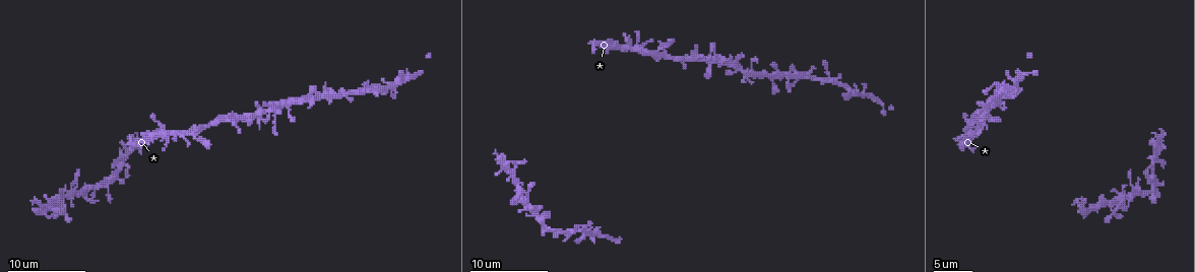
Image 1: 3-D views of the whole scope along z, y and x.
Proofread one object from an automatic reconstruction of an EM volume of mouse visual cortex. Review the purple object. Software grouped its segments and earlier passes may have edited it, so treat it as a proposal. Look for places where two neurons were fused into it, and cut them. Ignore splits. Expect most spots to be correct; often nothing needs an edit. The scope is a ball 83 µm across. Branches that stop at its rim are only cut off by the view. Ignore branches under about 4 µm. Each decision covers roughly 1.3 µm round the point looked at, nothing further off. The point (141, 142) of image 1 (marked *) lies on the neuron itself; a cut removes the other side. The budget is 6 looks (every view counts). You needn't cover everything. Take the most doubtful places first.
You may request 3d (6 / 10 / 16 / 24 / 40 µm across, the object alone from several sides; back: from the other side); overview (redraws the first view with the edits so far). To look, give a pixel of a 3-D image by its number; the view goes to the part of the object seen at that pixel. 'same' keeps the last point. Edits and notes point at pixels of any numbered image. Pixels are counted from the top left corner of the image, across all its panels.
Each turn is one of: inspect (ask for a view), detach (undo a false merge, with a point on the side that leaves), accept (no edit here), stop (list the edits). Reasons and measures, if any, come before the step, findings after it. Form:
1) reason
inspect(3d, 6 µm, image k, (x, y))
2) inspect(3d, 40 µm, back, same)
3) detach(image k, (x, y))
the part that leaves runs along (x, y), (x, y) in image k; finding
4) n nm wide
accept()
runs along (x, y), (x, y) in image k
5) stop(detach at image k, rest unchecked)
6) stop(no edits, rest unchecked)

three arms meet
inspect(3d, 6 µm, image 1, (112, 175))

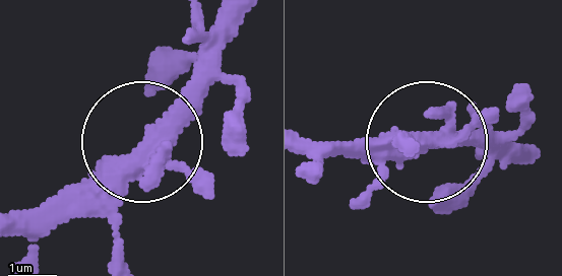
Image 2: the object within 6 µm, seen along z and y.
370 nm wide
accept()
all the same neuron

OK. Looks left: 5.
calibre changes
inspect(3d, 10 µm, image 1, (1160, 140))

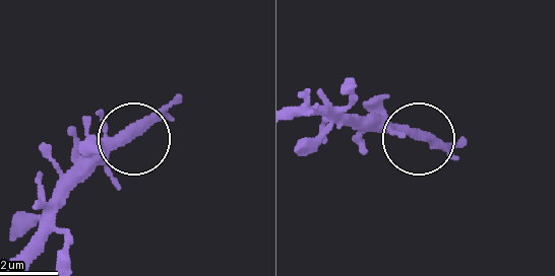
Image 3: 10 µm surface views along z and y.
zoom in
inspect(3d, 6 µm, image 3, (415, 134))

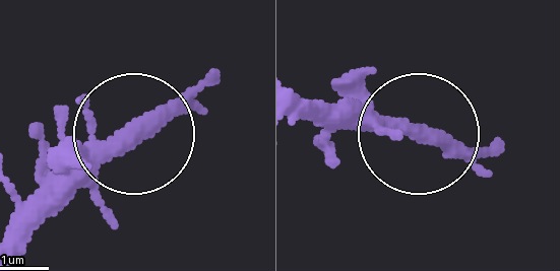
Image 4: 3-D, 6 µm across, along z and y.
accept()
runs along (15, 255), (132, 137) in image 4; one neuron here

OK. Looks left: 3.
a narrow waist
inspect(3d, 6 µm, image 1, (715, 59))

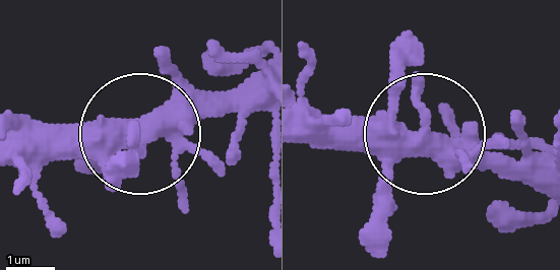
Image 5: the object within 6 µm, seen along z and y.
5 arms
accept()
runs along (309, 132), (430, 132), (523, 176) in image 5; one neuron here

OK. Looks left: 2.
stop(no edits, rest unchecked)

